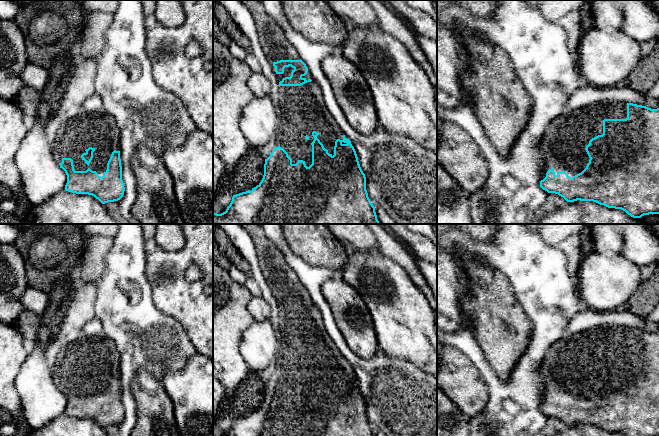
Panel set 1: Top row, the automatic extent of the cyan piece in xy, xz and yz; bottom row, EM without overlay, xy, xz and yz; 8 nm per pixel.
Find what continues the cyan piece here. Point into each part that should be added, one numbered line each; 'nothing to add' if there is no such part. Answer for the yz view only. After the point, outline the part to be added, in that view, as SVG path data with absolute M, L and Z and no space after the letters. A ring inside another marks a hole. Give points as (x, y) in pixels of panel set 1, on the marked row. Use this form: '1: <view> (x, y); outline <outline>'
1: yz (563, 144); outline M609 101L566 111L553 119L541 140L544 178L551 168L555 175L566 172L573 177L581 173L590 159L585 148L592 138L603 134L603 120L626 118L627 103Z

